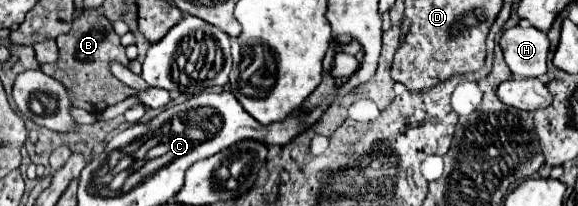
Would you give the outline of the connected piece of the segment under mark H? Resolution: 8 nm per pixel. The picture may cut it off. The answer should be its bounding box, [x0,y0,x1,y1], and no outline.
[501,27,549,77]

